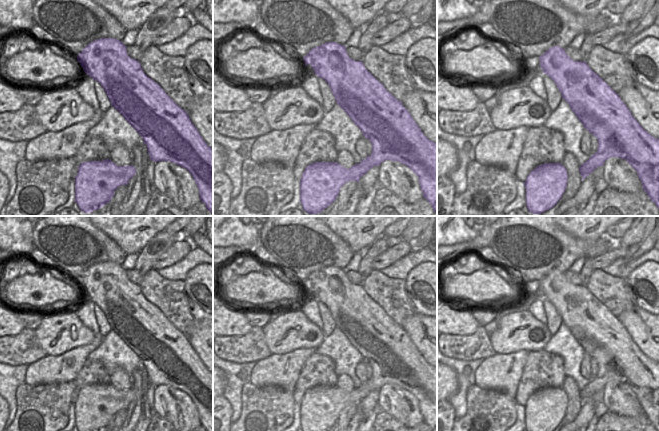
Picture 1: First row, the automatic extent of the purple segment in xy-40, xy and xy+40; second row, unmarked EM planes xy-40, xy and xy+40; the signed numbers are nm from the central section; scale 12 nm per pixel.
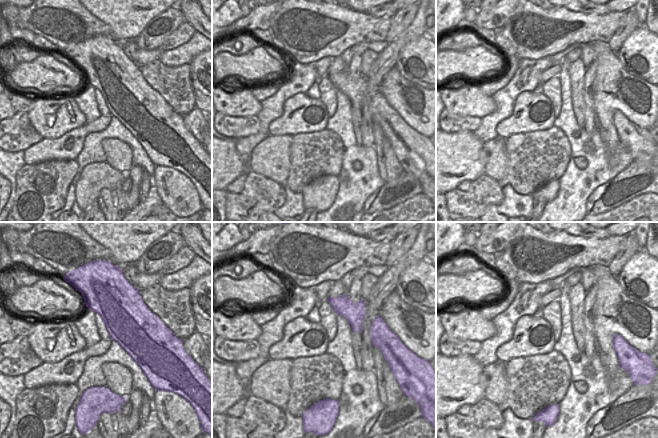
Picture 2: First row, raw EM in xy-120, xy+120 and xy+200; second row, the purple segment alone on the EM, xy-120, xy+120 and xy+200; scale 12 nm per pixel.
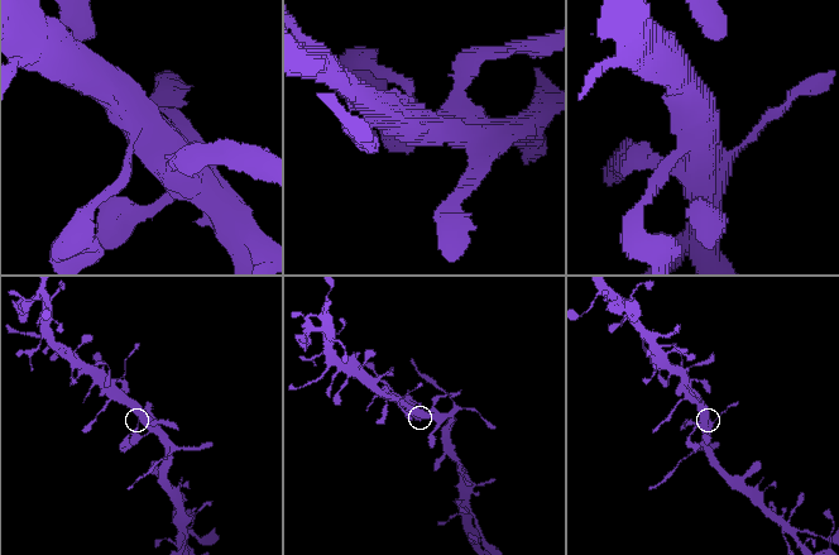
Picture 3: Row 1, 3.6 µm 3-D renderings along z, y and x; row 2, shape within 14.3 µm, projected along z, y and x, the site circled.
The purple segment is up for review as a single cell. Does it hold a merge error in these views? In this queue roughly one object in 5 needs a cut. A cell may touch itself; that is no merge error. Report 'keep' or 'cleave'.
keep

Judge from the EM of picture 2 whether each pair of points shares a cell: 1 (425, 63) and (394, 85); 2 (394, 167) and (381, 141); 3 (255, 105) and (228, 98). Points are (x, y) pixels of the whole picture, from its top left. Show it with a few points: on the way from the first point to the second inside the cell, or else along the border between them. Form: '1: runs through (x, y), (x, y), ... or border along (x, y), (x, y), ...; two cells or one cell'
1: border along (395, 66), (406, 79), (425, 88); two cells
2: runs through (388, 161), (383, 147); one cell
3: runs through (248, 105), (235, 102); one cell

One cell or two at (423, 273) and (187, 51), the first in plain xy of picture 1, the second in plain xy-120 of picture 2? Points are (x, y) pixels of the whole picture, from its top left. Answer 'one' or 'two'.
two

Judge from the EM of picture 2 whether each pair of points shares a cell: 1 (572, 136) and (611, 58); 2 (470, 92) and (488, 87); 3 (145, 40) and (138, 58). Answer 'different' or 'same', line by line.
1: different
2: different
3: different

